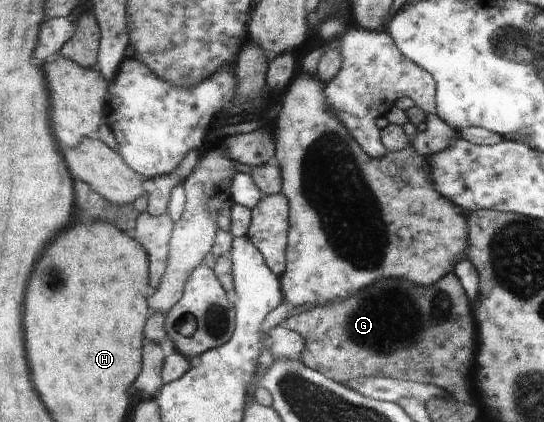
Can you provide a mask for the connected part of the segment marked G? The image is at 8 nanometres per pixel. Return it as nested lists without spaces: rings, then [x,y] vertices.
[[[447,273],[447,277],[437,283],[431,287],[415,287],[409,281],[381,279],[375,285],[353,293],[349,299],[318,304],[312,309],[292,315],[283,324],[306,338],[301,362],[333,381],[342,383],[351,377],[373,376],[433,383],[451,393],[461,403],[473,403],[471,377],[475,371],[475,319],[466,291],[462,283],[459,285],[454,273]]]

